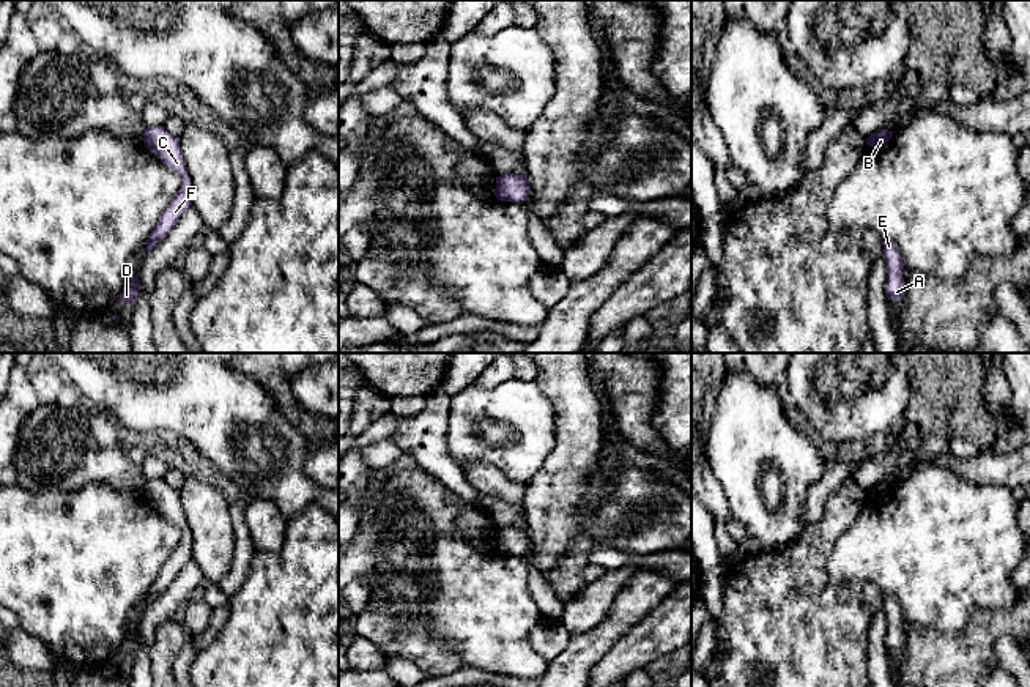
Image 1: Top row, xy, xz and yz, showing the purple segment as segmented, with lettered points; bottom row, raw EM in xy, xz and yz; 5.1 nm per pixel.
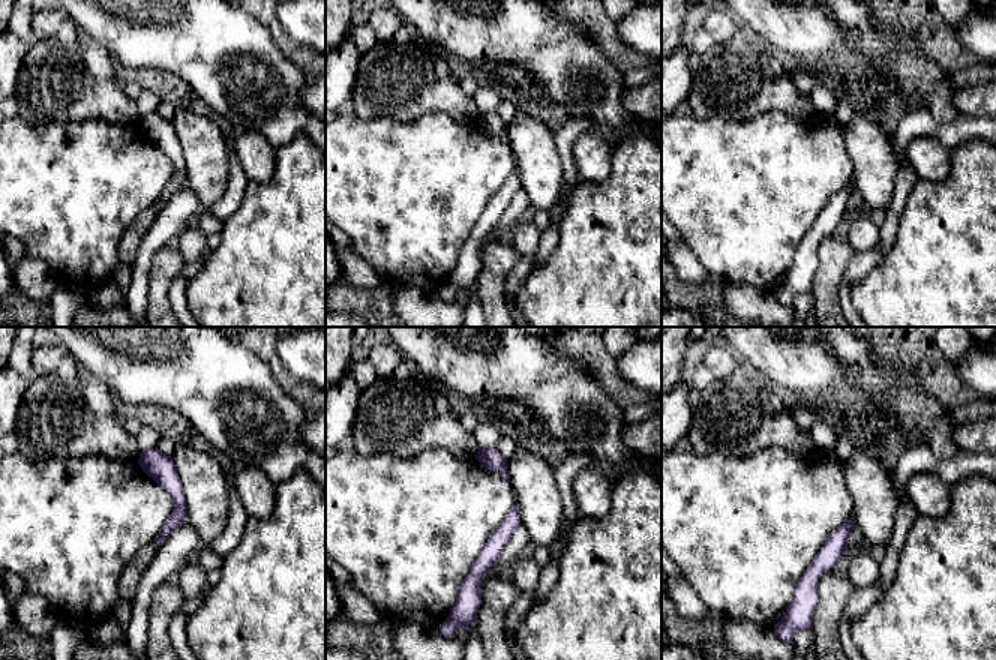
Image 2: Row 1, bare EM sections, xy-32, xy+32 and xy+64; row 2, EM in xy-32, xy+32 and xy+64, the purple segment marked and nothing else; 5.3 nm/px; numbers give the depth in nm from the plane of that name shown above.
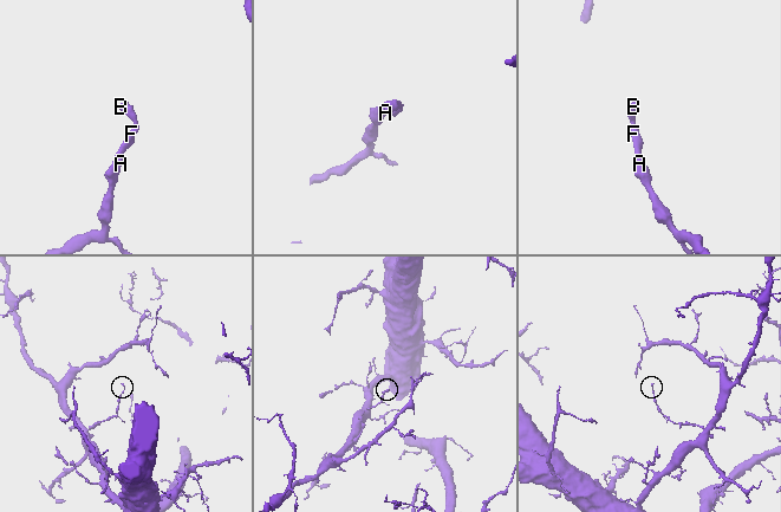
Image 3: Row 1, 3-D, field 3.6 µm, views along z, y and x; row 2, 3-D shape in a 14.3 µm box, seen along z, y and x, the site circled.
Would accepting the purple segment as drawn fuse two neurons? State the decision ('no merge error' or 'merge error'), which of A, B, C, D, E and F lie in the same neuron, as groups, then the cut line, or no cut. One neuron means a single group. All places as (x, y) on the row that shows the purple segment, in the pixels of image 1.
no merge error | A B C D E F | no cut

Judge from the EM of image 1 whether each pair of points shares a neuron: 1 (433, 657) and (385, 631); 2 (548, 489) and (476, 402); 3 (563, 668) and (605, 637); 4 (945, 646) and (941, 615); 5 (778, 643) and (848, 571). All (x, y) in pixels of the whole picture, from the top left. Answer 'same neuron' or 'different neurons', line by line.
1: same neuron
2: different neurons
3: same neuron
4: different neurons
5: different neurons

